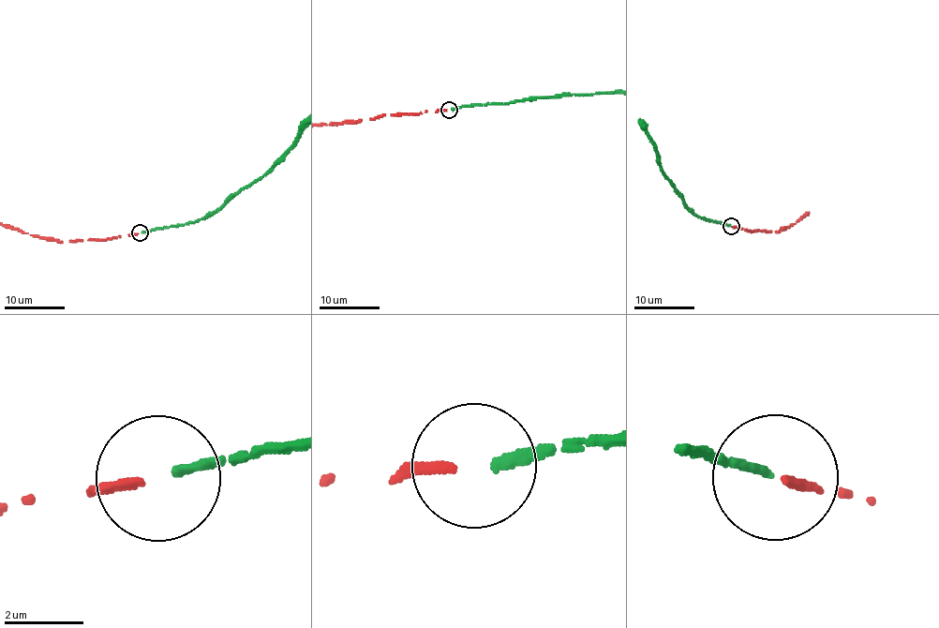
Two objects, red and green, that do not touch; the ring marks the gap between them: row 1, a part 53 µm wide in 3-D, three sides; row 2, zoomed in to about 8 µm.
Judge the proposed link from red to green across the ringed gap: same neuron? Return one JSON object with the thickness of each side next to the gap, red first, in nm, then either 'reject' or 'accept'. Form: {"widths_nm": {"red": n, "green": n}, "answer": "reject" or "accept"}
{"widths_nm": {"red": 240, "green": 240}, "answer": "accept"}

